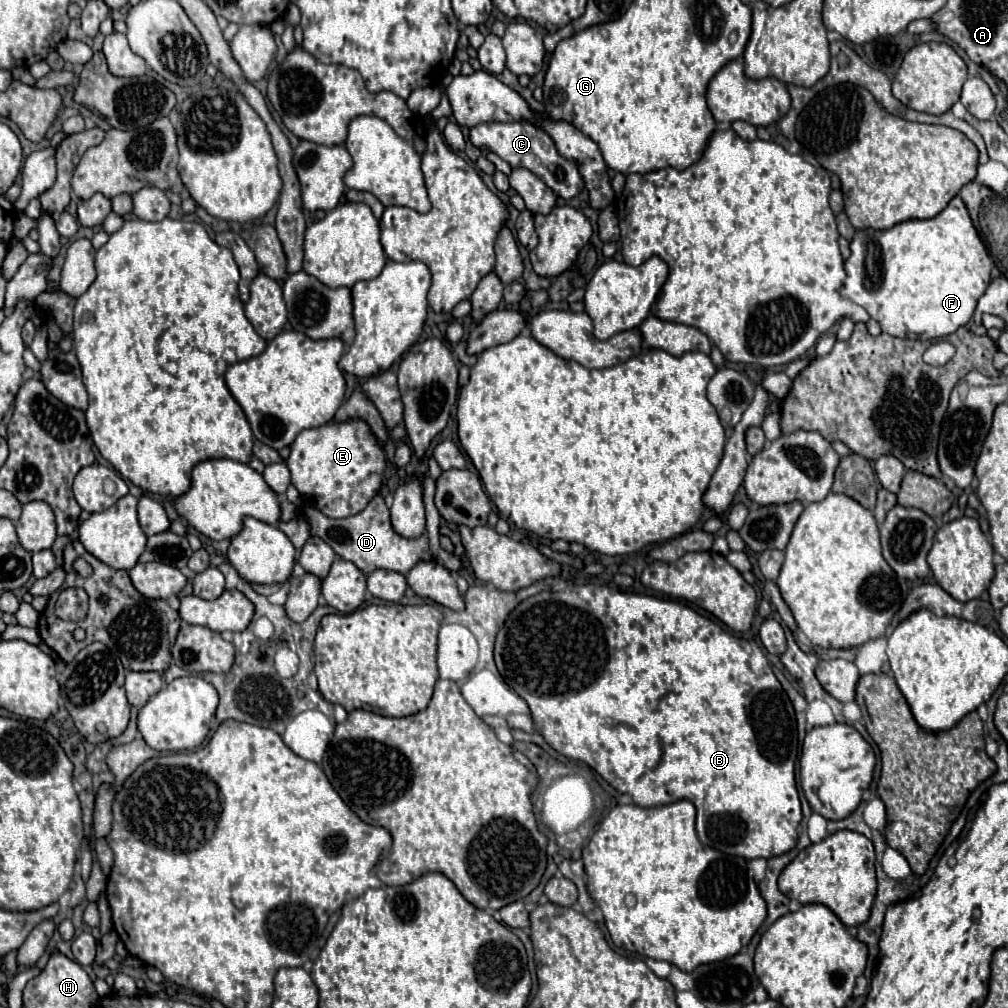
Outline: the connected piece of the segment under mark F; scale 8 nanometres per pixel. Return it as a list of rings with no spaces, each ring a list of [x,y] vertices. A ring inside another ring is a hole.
[[[956,196],[934,218],[906,220],[894,224],[888,230],[856,230],[854,238],[850,240],[850,256],[844,262],[844,270],[848,276],[840,294],[860,304],[870,314],[870,318],[874,318],[880,324],[882,332],[898,338],[932,340],[948,336],[960,326],[968,324],[976,310],[978,298],[986,292],[990,284],[992,268],[994,262],[986,252],[962,198]]]

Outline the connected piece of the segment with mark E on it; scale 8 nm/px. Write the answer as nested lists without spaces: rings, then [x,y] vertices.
[[[348,418],[344,422],[328,422],[302,430],[290,446],[286,466],[304,502],[328,518],[346,518],[362,512],[382,488],[386,456],[370,426],[360,418]]]

